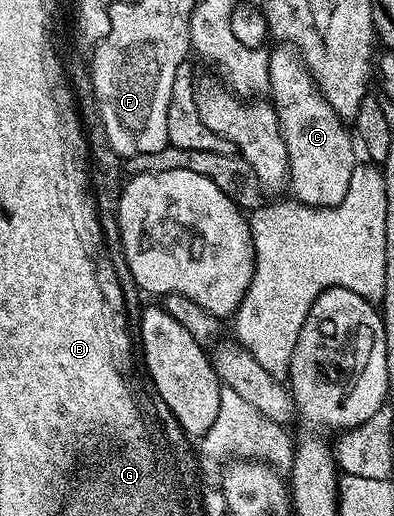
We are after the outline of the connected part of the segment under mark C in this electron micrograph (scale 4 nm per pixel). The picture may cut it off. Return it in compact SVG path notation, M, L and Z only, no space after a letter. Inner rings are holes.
M277 45L274 48L269 51L267 91L273 94L271 103L277 109L279 129L287 145L288 194L293 194L290 196L296 202L306 203L308 207L334 207L343 201L343 197L347 197L351 173L359 165L359 151L354 136L346 120L338 117L335 109L327 105L312 73L301 60L300 51L288 45Z

